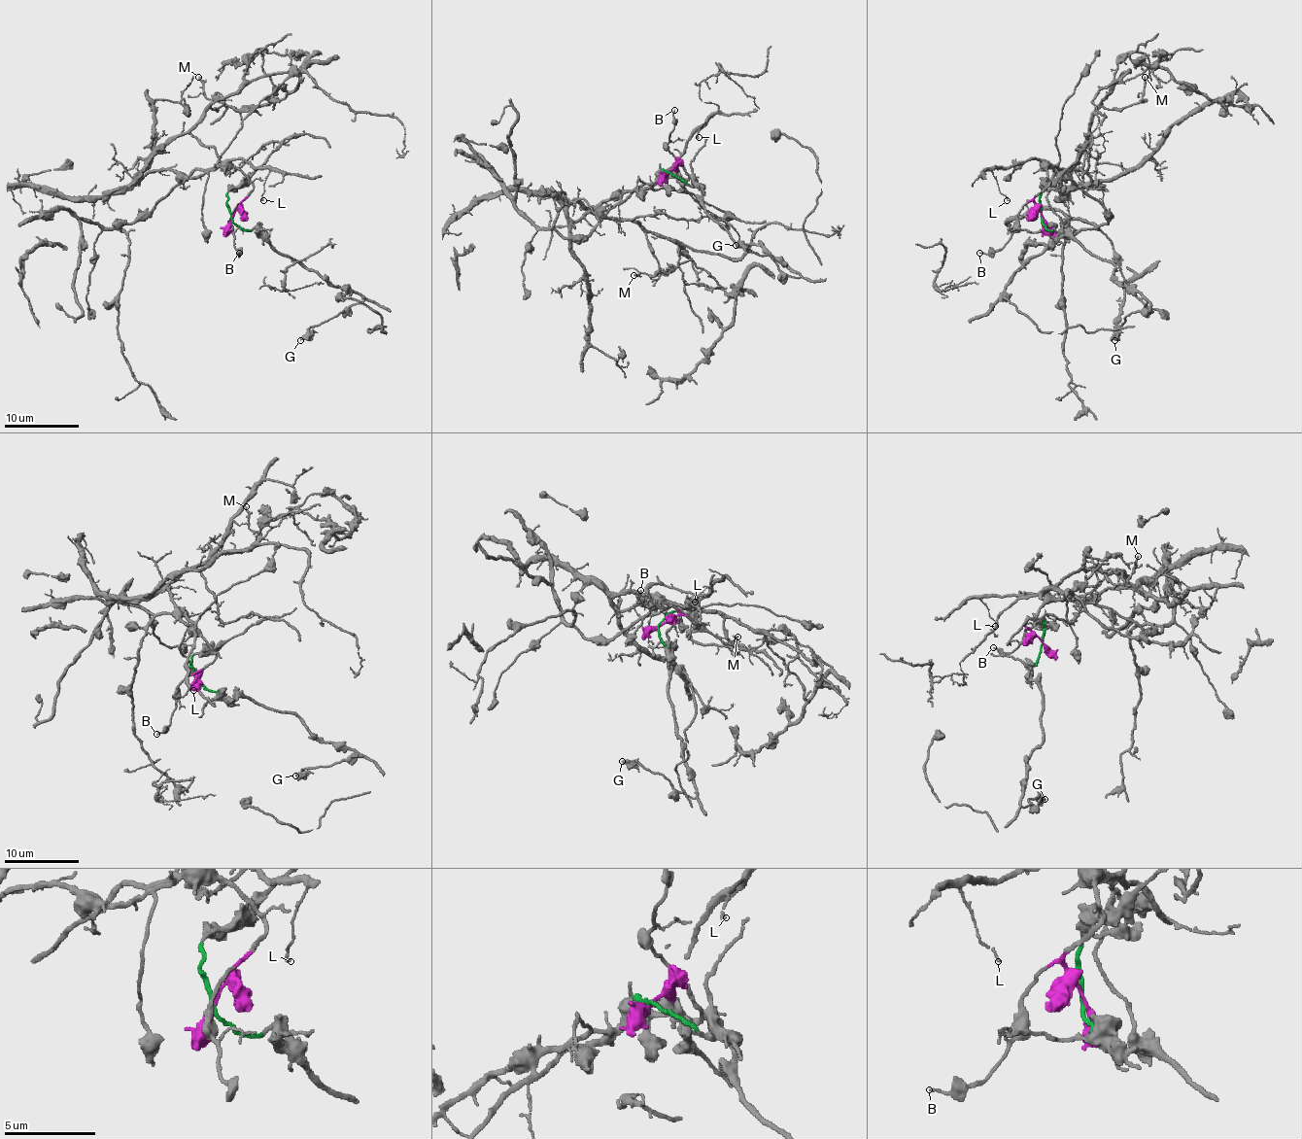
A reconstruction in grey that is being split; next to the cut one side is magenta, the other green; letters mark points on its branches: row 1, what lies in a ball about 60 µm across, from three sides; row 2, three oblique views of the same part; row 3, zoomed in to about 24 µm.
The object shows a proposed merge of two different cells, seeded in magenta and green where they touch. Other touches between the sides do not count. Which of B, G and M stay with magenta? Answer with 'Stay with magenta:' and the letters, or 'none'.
Stay with magenta: B, M

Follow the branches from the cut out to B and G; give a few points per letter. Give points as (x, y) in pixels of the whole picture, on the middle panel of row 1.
B: (668, 173), (676, 160), (668, 147), (674, 110)
G: (668, 173), (699, 190), (701, 205), (736, 242), (760, 244), (800, 276), (786, 276), (768, 256), (736, 244)

